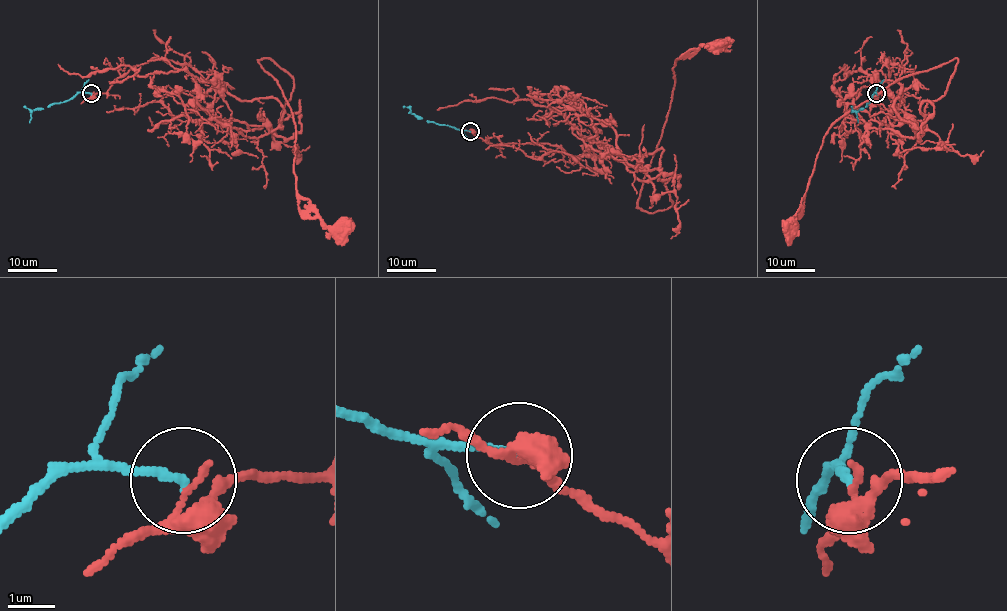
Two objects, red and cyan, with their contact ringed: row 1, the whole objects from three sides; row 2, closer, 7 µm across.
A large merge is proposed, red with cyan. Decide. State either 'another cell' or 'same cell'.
another cell

